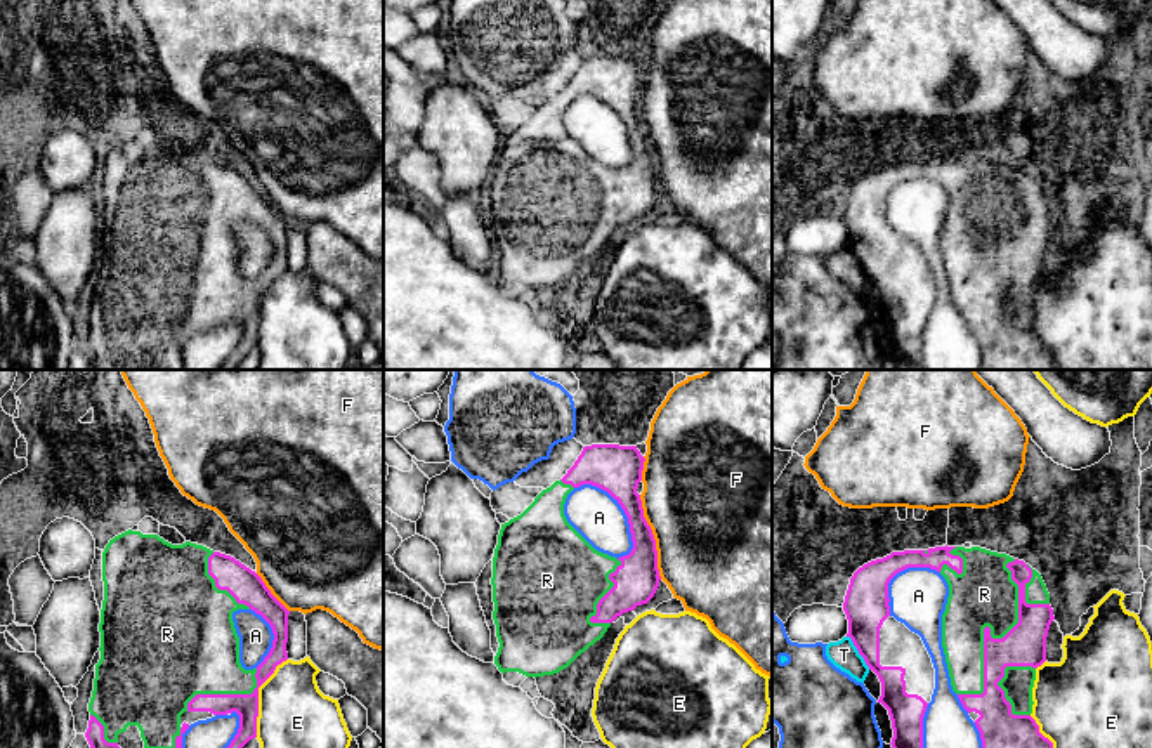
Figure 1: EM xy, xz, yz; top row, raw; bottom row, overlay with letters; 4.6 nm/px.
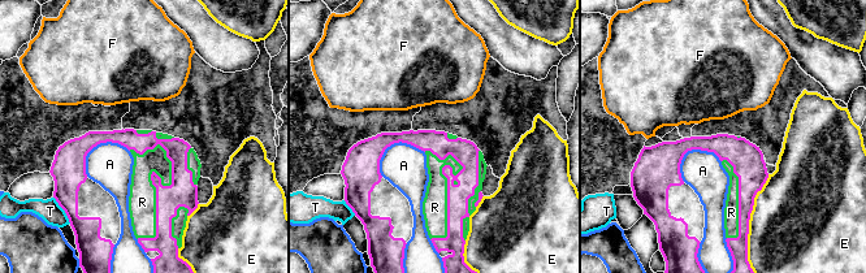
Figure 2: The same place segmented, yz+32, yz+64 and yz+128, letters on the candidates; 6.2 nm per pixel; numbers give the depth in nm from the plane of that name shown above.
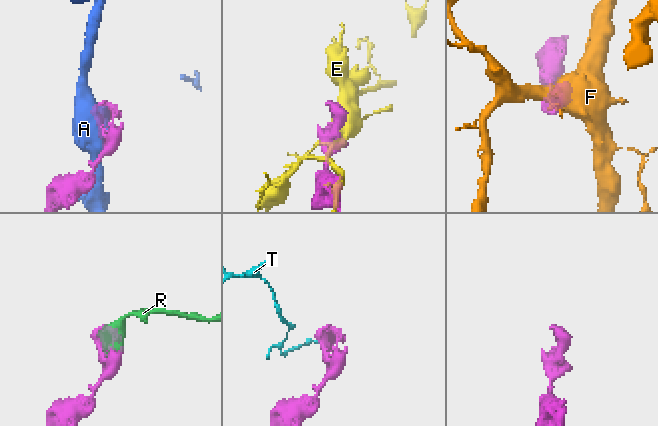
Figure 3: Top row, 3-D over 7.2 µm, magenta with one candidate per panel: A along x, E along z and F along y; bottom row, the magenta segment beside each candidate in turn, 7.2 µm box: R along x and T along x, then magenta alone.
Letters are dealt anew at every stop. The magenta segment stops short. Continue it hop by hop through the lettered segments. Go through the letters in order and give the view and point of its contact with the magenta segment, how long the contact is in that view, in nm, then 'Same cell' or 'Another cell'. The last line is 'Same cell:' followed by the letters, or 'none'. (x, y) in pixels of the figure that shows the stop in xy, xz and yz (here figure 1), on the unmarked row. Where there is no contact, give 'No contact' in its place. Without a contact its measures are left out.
A: Touches magenta at xz (621, 118). Shared border 400 nm. Another cell
E: Touches magenta at xy (257, 308). Shared border 400 nm. Another cell
F: Touches magenta at xz (653, 148). Shared border 400 nm. Another cell
R: Touches magenta at yz (989, 243). Shared border 700 nm. Same cell
T: Touches magenta at yz (859, 264). Shared border 190 nm. Another cell
Same cell: R

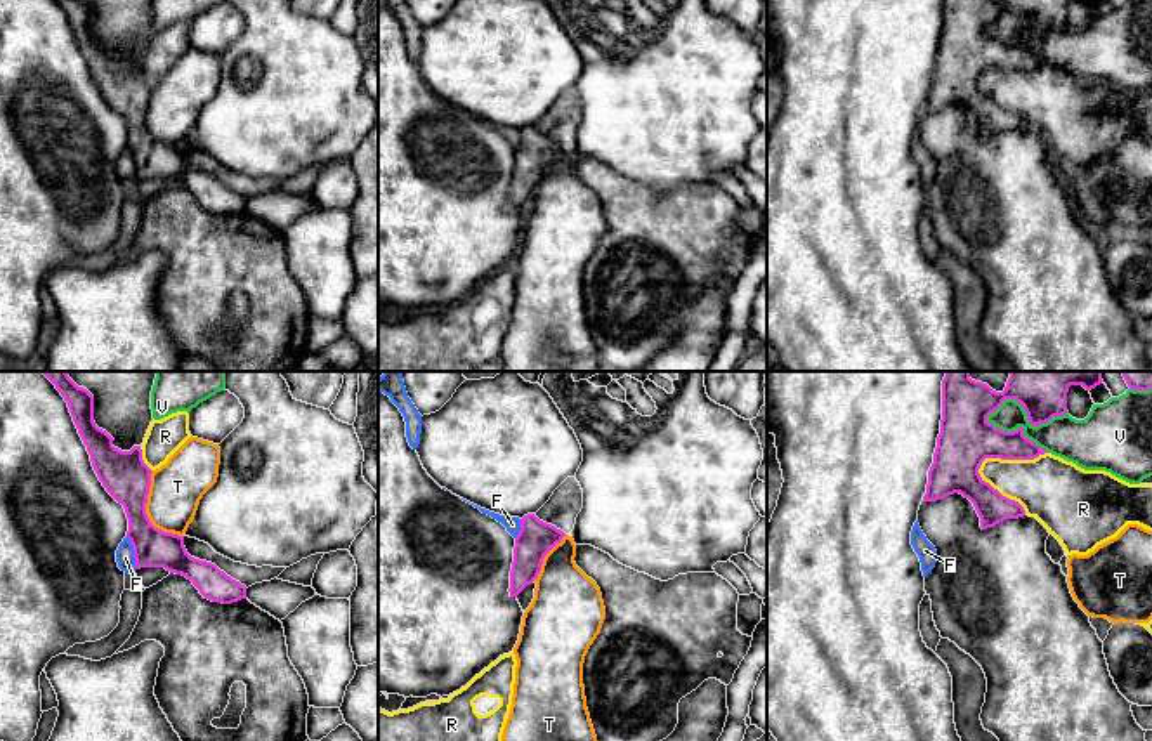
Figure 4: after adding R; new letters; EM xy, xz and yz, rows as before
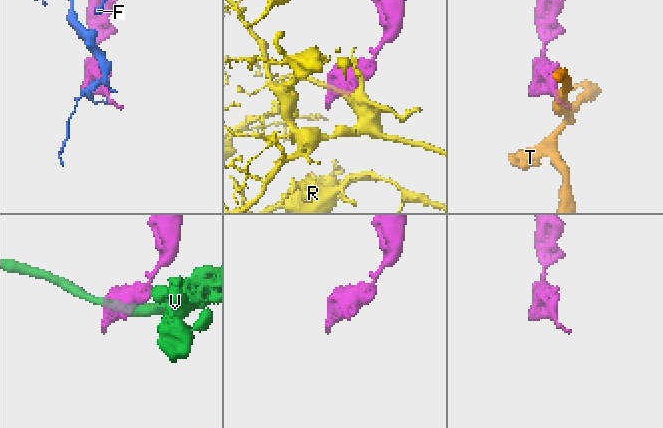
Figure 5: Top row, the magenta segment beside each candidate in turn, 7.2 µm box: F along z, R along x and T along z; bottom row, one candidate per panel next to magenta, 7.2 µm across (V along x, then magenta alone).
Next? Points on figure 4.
F: Touches magenta at xy (134, 163). Shared border 160 nm. Another cell
R: Touches magenta at yz (1008, 70). Shared border 340 nm. Another cell
T: Touches magenta at xy (144, 124). Shared border 340 nm. Another cell
V: Touches magenta at yz (1027, 25). Shared border 380 nm. Another cell
Same cell: none

